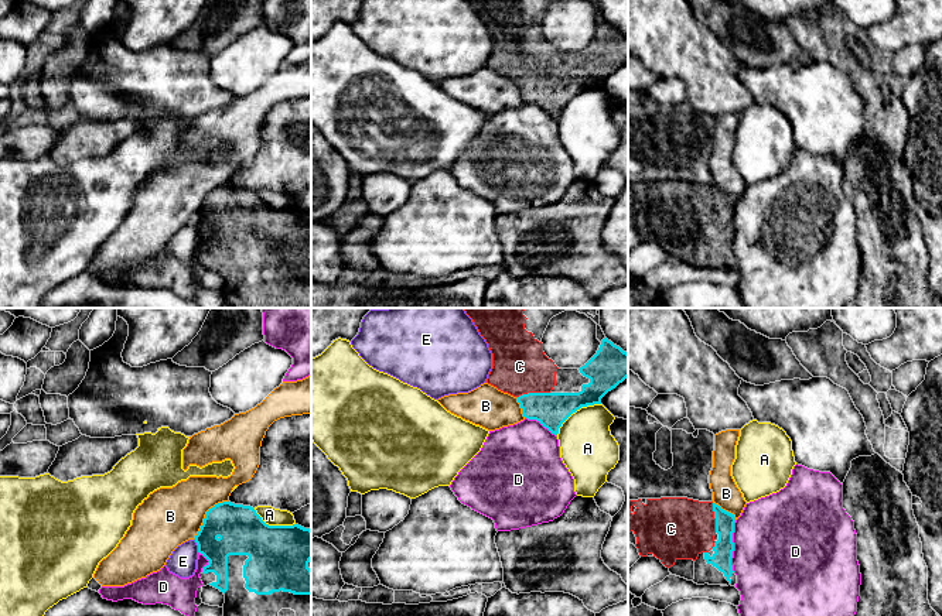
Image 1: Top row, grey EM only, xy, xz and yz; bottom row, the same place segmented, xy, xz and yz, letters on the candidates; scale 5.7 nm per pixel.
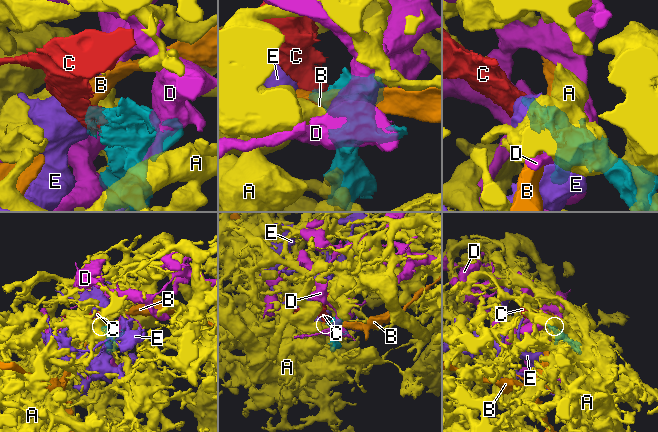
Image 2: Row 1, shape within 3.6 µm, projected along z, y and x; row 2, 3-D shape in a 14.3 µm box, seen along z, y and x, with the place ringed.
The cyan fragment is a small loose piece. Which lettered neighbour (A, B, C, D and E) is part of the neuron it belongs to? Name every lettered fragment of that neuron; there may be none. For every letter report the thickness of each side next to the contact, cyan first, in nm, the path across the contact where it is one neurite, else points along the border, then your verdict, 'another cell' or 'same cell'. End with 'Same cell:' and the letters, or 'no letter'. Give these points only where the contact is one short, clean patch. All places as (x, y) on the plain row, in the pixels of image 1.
A: calibres 190 and 320 nm; another cell
B: calibres 260 and 340 nm; border xy (228, 182), (215, 187), (207, 195), (198, 216), (193, 222); another cell
C: calibres 190 and 320 nm; way xz (550, 92), (533, 76), (531, 61), (519, 50); same cell
D: calibres 120 and 500 nm; another cell
E: calibres 240 and 160 nm; border xy (194, 222), (198, 235); another cell
Same cell: C

